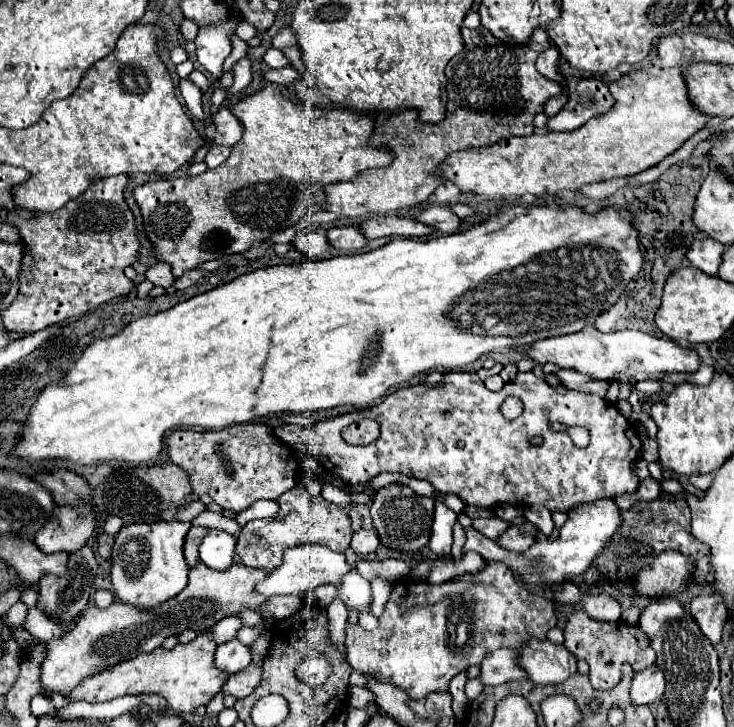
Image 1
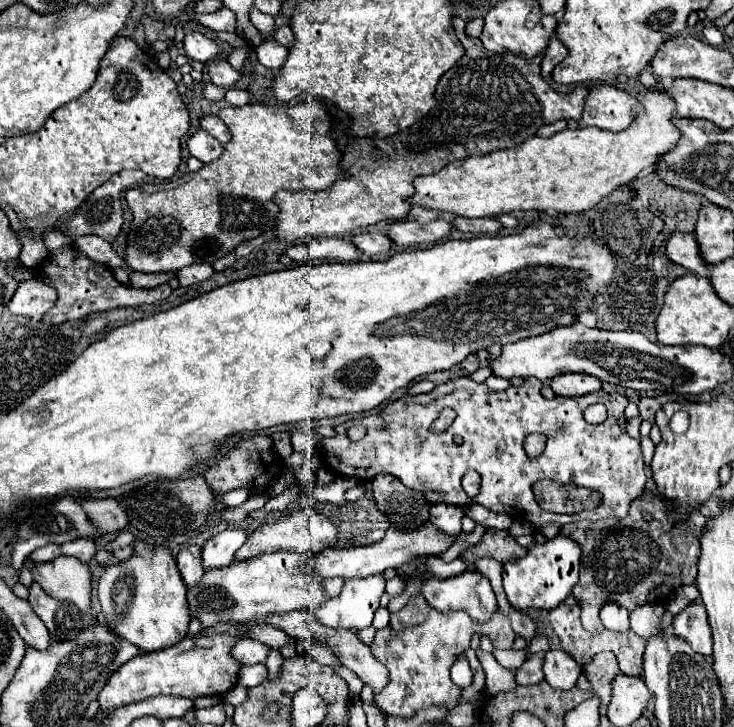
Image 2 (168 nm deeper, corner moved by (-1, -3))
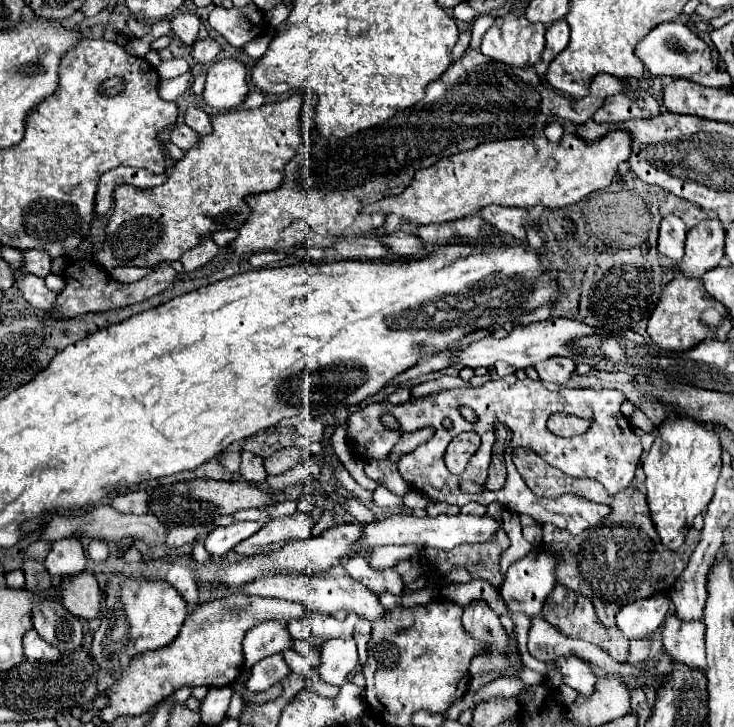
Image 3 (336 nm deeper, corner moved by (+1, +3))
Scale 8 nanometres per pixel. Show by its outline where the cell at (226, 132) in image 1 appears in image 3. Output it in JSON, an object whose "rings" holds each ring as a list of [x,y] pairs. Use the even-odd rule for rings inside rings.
{"rings":[[[191,107],[191,109],[185,111],[183,119],[185,119],[187,127],[191,127],[195,133],[199,133],[199,135],[211,133],[211,119],[209,119],[209,115],[203,109]]]}

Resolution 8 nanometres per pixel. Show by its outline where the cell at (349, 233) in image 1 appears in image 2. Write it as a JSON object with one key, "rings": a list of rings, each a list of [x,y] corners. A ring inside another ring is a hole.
{"rings":[[[379,231],[351,235],[351,243],[353,243],[365,257],[389,253],[389,251],[391,251],[391,245],[393,245],[393,243],[389,241],[389,237],[383,235],[383,233],[379,233]]]}

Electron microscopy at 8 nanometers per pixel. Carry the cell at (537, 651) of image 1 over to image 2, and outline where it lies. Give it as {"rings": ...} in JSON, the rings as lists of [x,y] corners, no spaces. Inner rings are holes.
{"rings":[[[551,649],[545,653],[543,673],[545,681],[553,689],[571,689],[577,683],[577,677],[581,675],[581,667],[575,663],[575,659],[569,653]]]}

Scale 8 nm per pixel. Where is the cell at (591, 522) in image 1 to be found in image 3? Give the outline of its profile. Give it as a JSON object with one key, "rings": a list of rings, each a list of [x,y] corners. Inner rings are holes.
{"rings":[[[531,551],[529,555],[525,555],[521,561],[513,563],[507,573],[505,573],[505,581],[499,587],[501,599],[505,601],[505,605],[515,611],[515,613],[523,613],[527,617],[537,617],[541,615],[543,603],[547,599],[547,595],[551,593],[551,589],[555,589],[555,565],[557,559],[553,555],[547,555],[543,551]]]}

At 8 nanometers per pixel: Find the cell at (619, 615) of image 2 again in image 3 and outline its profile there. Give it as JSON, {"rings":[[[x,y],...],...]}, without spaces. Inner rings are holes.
{"rings":[[[655,595],[627,603],[617,613],[617,627],[627,639],[649,639],[665,621],[671,597]]]}

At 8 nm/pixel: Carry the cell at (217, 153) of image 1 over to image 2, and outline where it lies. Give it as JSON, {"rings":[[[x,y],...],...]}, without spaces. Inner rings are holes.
{"rings":[[[201,127],[187,141],[187,149],[193,157],[197,157],[203,163],[211,163],[223,155],[223,145],[217,143],[217,139],[213,139],[207,131],[201,131]]]}

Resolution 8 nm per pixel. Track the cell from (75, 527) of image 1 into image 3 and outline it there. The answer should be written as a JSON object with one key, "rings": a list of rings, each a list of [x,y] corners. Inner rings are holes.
{"rings":[[[73,537],[57,541],[45,559],[51,579],[77,577],[83,573],[85,563],[87,563],[85,551],[83,551],[79,539],[73,539]]]}

